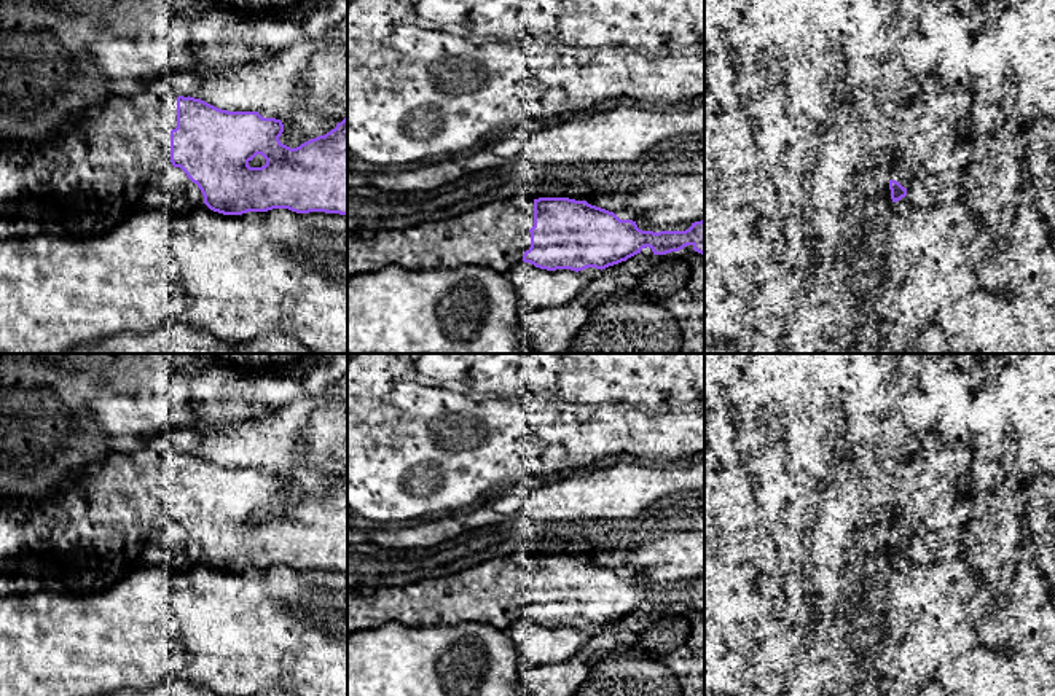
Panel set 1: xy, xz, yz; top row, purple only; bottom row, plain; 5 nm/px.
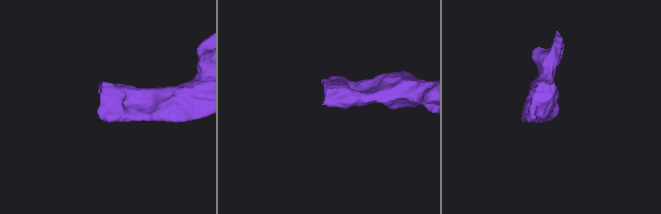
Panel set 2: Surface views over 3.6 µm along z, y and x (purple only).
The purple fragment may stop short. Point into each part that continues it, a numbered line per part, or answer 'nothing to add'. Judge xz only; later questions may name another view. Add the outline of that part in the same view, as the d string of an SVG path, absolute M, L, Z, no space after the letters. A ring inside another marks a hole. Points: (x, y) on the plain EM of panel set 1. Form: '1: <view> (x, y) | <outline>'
1: xz (494, 593) | M532 551L392 588L347 589L347 632L400 623L410 628L488 624L508 631L531 604Z

